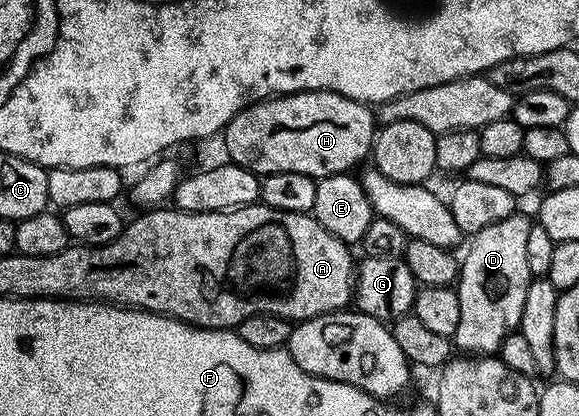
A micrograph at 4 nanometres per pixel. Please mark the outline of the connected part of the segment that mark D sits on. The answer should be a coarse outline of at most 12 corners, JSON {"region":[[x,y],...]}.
{"region":[[522,213],[468,240],[458,352],[493,357],[520,325],[531,276]]}

